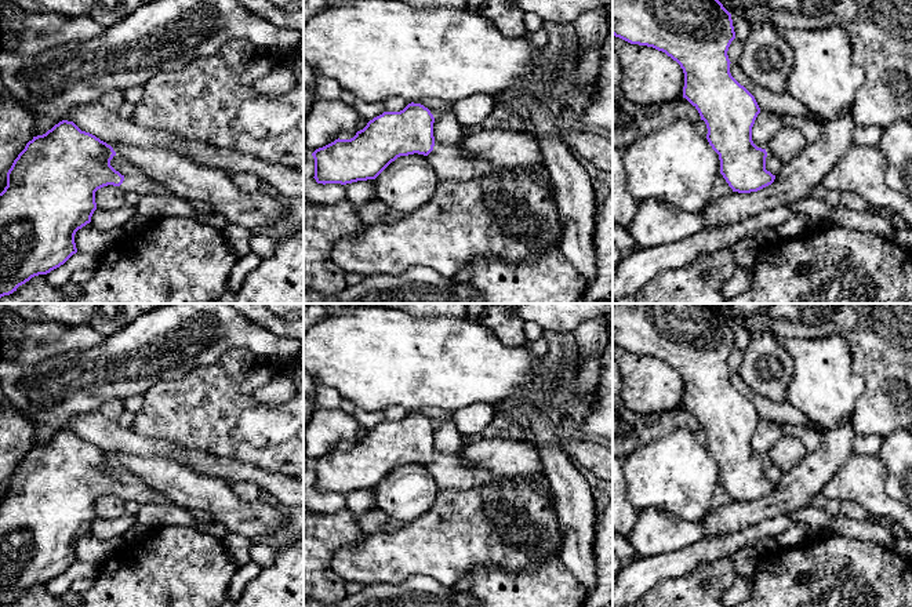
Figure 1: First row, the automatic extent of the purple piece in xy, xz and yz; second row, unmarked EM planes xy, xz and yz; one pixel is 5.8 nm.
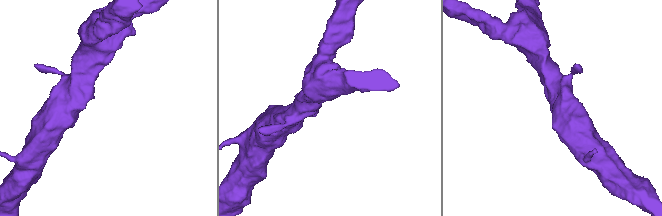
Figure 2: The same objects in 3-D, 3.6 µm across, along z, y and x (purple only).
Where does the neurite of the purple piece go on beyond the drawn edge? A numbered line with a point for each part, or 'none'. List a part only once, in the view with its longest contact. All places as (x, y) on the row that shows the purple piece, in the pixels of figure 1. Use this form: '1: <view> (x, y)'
1: xz (447, 162)

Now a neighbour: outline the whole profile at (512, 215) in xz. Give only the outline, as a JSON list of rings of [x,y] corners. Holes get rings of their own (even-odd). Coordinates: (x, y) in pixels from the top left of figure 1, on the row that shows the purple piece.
[[[545,163],[504,167],[495,175],[439,181],[435,196],[422,208],[395,223],[361,223],[360,233],[338,240],[333,258],[345,272],[364,277],[397,276],[414,266],[429,268],[444,277],[469,272],[476,257],[519,263],[562,241],[563,221]]]

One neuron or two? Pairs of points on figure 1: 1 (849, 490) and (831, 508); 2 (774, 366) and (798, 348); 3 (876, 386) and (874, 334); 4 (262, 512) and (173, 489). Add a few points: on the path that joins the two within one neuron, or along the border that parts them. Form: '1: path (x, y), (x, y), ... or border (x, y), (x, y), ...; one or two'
1: border (828, 498), (836, 498), (840, 502); two
2: border (778, 340), (792, 359), (792, 380), (789, 385); two
3: path (876, 374), (876, 346); one
4: path (240, 512), (232, 512), (211, 494), (195, 491); one

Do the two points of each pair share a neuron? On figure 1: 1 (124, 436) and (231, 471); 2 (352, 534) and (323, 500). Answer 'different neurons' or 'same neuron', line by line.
1: same neuron
2: different neurons

